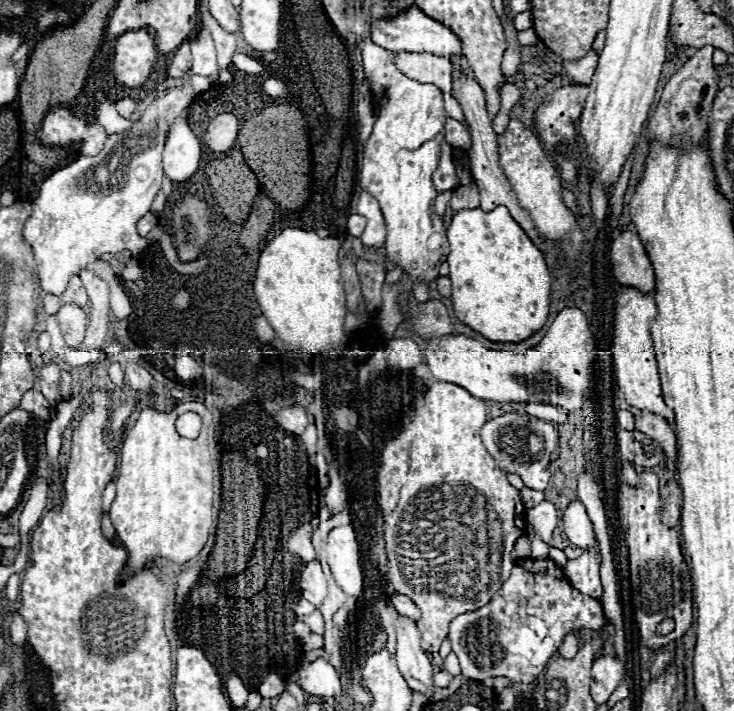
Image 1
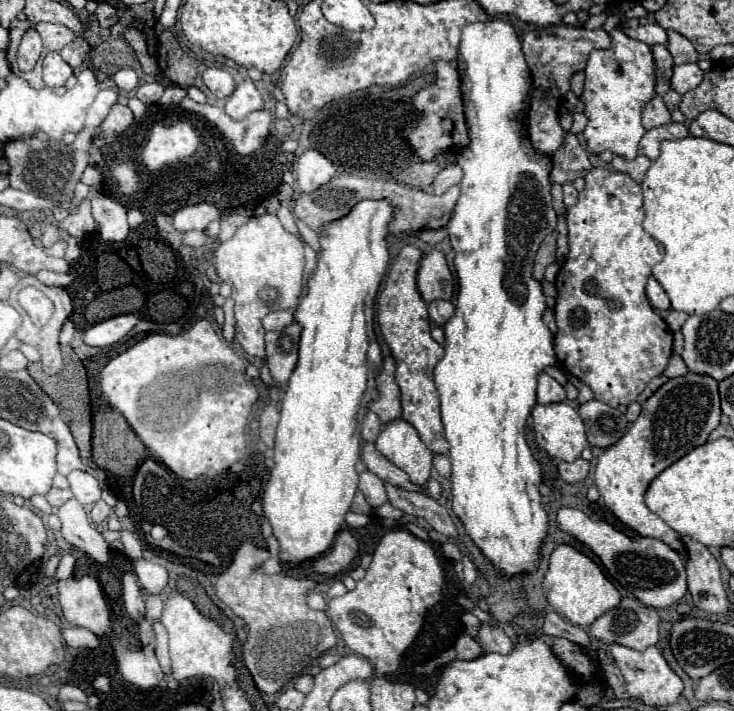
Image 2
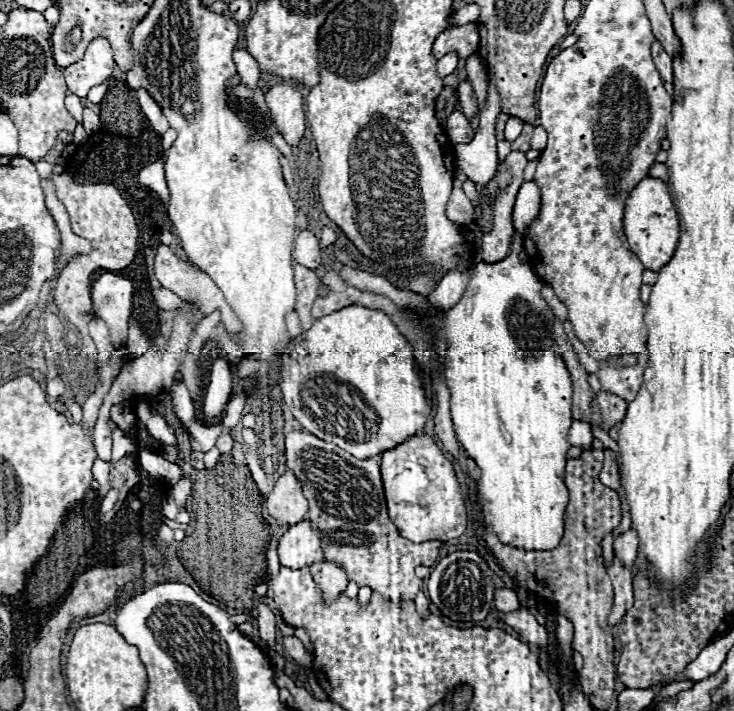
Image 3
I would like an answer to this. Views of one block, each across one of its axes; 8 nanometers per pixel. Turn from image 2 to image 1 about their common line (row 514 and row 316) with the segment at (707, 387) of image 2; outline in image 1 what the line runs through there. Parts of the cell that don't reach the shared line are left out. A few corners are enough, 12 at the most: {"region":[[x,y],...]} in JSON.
{"region":[[616,294],[612,360],[618,390],[674,422],[652,352],[652,294]]}

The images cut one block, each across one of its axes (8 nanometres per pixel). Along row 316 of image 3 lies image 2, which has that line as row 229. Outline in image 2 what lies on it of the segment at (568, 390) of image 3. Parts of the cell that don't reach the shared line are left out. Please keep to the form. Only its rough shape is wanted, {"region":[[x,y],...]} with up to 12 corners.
{"region":[[512,24],[457,57],[470,144],[434,368],[452,508],[504,576],[548,514],[524,434],[556,364],[556,228]]}

